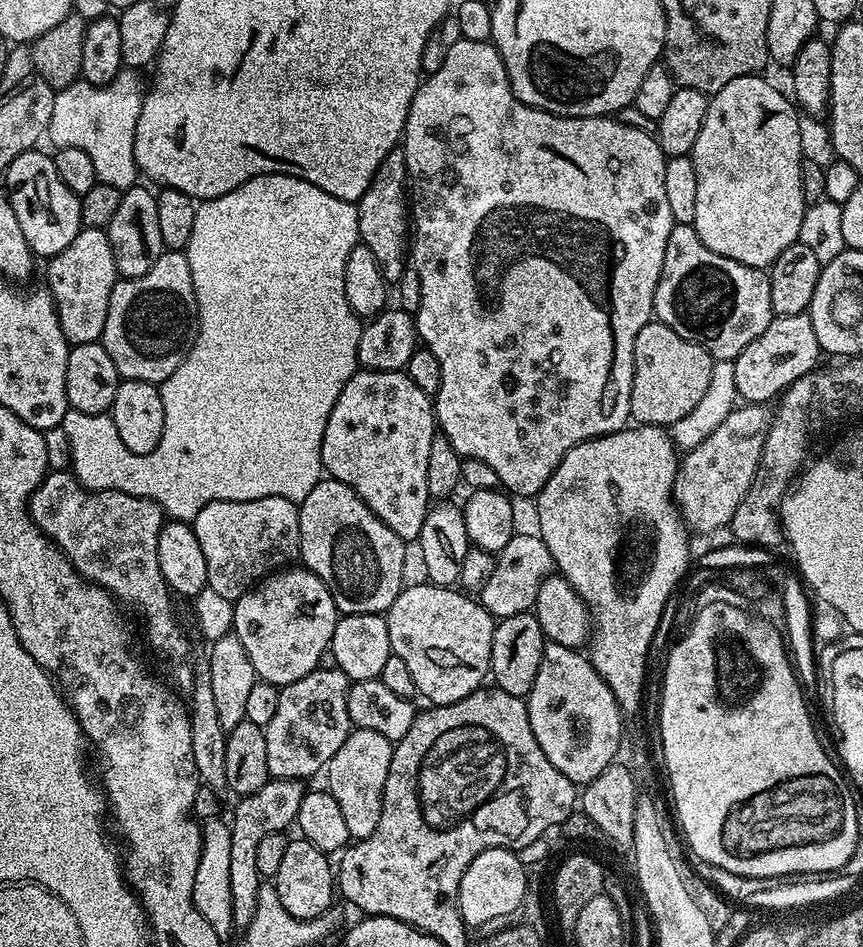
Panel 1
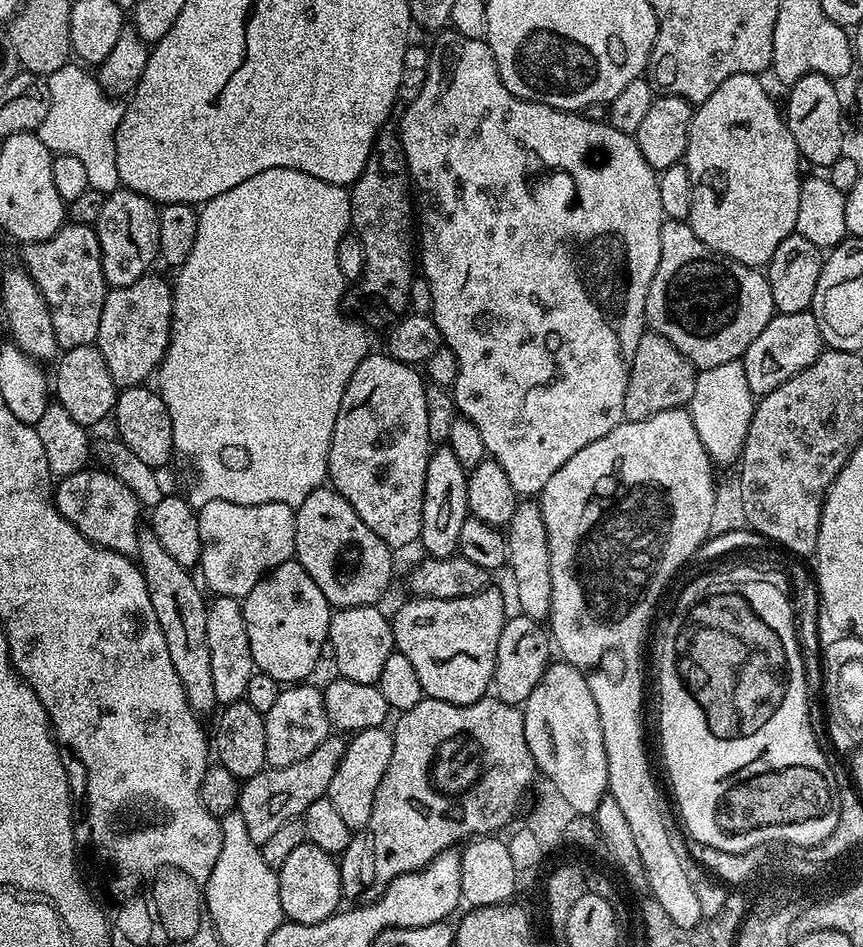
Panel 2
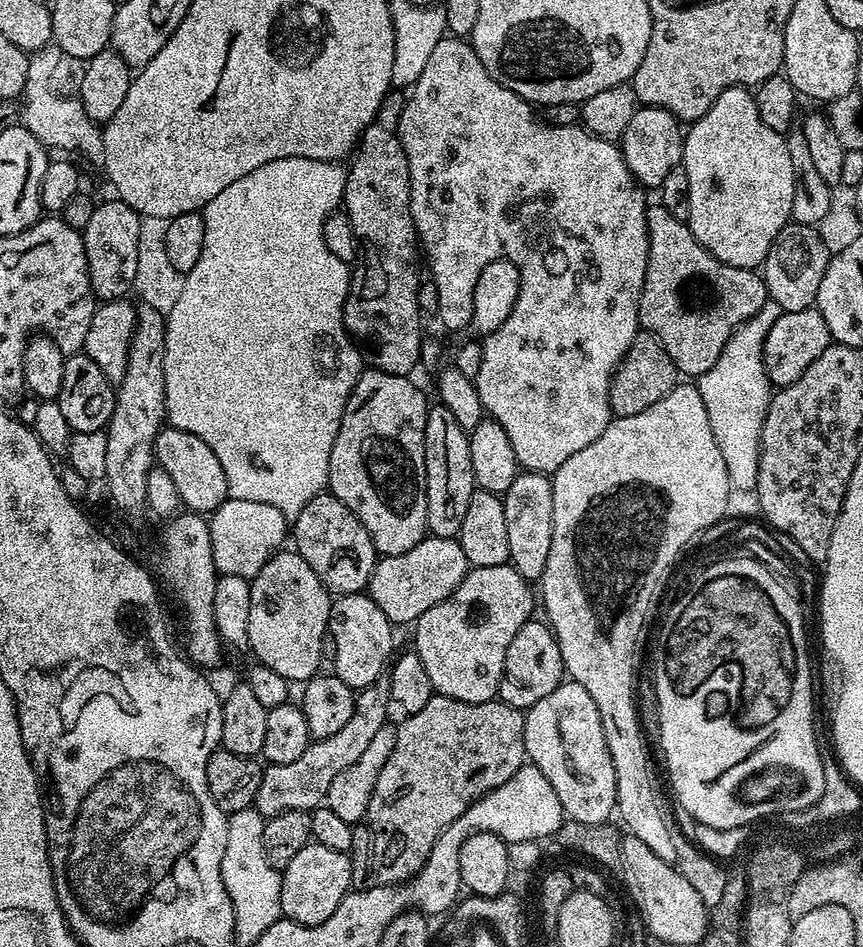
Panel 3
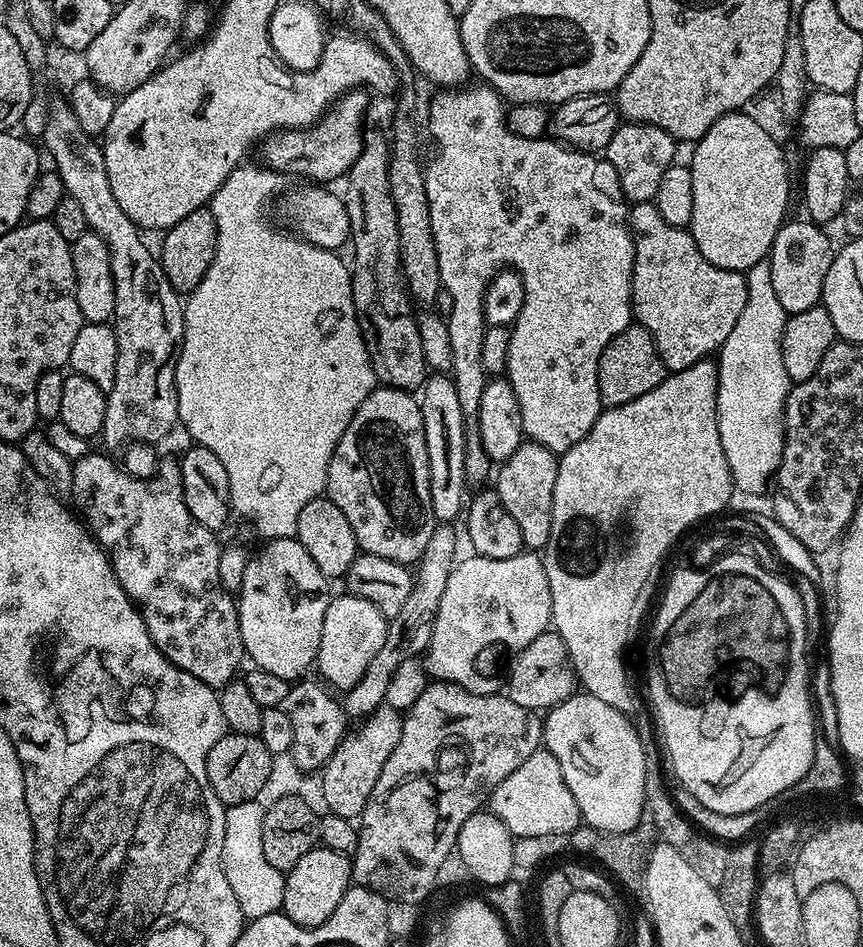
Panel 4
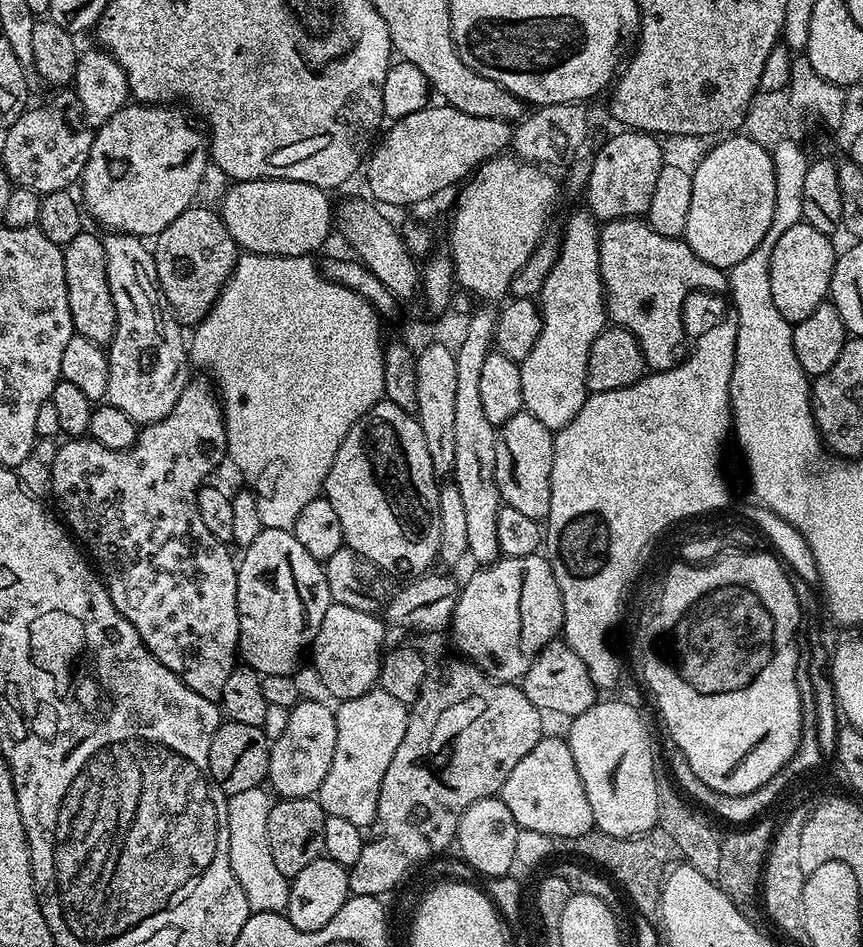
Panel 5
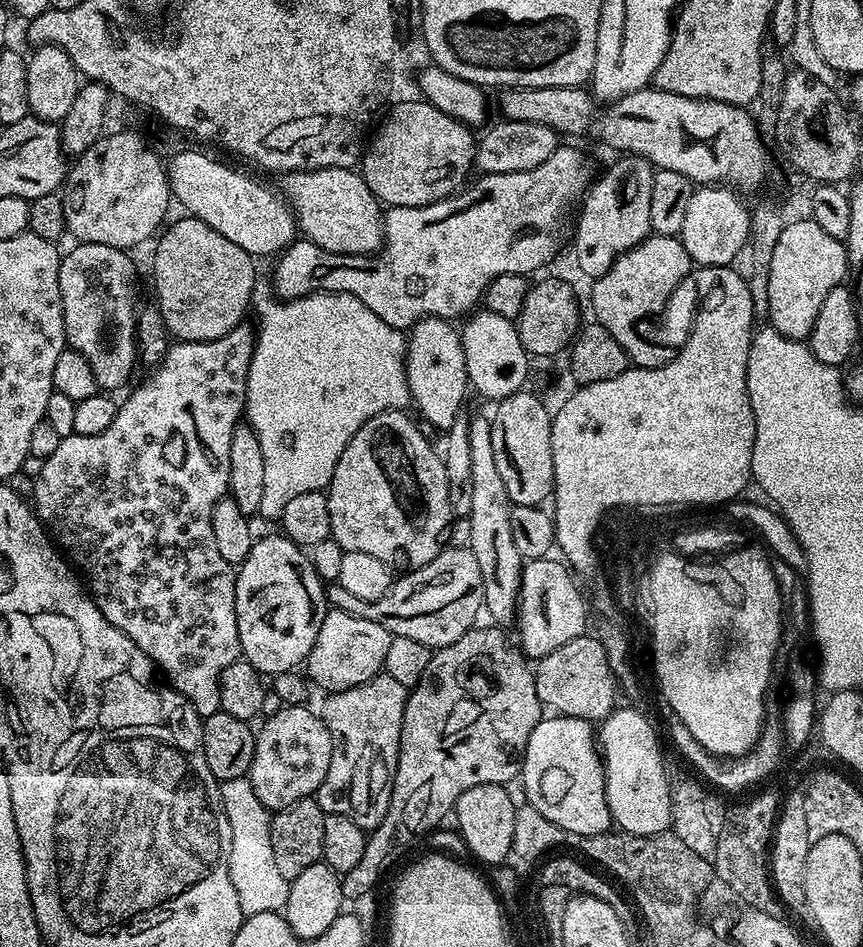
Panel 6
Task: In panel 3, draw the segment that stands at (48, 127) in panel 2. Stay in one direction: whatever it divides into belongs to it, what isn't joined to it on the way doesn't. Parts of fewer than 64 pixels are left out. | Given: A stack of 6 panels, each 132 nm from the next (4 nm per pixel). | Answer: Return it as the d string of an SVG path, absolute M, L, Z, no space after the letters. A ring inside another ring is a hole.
M41 50L29 59L28 73L22 93L22 101L24 100L22 127L30 130L30 134L34 134L34 138L38 138L38 142L49 150L61 148L64 151L61 153L64 154L81 152L90 163L96 166L103 165L104 133L101 125L92 120L90 114L86 114L79 98L72 97L71 100L68 96L57 96L50 88L52 72L48 69L48 54L47 51Z

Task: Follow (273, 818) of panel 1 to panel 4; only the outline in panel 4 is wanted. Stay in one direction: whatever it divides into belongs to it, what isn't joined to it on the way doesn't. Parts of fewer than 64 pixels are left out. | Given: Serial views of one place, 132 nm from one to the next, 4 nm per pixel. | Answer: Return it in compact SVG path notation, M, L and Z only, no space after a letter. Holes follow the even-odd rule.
M448 522L437 523L434 534L430 534L430 542L426 542L426 550L422 550L418 563L414 568L414 579L410 598L402 605L402 610L394 614L388 621L386 642L382 642L382 650L374 654L370 666L366 666L366 674L358 678L358 682L343 693L344 711L356 722L363 721L365 716L374 714L384 704L386 689L390 687L390 678L406 658L423 657L428 650L430 634L434 630L434 618L438 614L438 602L442 602L442 594L446 591L446 578L450 578L456 556L456 532Z

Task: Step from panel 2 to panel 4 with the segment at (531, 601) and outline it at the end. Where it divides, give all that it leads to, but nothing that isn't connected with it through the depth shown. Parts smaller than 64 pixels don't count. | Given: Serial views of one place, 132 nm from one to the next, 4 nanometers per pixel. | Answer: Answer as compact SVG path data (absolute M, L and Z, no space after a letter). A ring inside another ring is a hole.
M533 442L520 444L510 458L500 465L494 490L502 498L502 506L510 510L518 530L522 532L524 547L528 550L542 550L550 542L550 522L554 506L554 482L558 478L560 461L557 453L544 445Z

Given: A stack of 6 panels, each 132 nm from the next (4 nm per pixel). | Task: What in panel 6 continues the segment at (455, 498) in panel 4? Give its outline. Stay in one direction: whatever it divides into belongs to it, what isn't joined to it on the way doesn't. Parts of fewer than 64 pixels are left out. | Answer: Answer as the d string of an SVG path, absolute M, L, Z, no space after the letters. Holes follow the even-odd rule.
M426 316L412 325L406 336L406 371L408 374L408 394L411 403L416 404L418 411L424 415L425 425L433 424L436 428L447 430L454 426L456 420L461 419L460 407L464 404L464 395L469 395L470 385L466 374L466 354L462 350L460 333L457 325L440 316Z

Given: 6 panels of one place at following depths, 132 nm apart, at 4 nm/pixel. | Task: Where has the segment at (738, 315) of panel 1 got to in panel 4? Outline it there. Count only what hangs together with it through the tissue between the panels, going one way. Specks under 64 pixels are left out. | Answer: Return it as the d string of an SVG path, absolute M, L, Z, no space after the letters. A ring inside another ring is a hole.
M655 203L632 204L628 208L628 227L632 229L632 241L634 242L632 315L635 323L641 324L646 330L650 330L650 334L654 338L654 346L662 358L665 369L669 373L681 372L690 366L694 366L699 360L707 360L713 354L719 353L721 346L726 342L726 338L730 338L730 330L734 330L734 322L738 322L738 314L742 314L742 306L746 306L746 282L749 277L742 272L722 270L718 266L714 266L714 262L706 262L706 258L702 258L702 250L698 250L698 246L694 242L691 231L688 228L670 226L670 222L666 222L666 218L662 218L662 214L658 214Z

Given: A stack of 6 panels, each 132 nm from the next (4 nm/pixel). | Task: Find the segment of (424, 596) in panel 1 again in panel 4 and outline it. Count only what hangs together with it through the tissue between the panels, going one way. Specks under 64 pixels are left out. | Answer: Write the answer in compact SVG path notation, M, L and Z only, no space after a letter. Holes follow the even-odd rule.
M525 550L514 558L482 558L475 554L461 559L446 578L446 591L438 602L438 614L434 618L434 630L426 653L428 675L433 681L445 680L457 684L467 692L491 696L497 691L492 663L496 656L521 652L538 634L549 631L552 622L550 582L546 582L543 559L535 551Z

